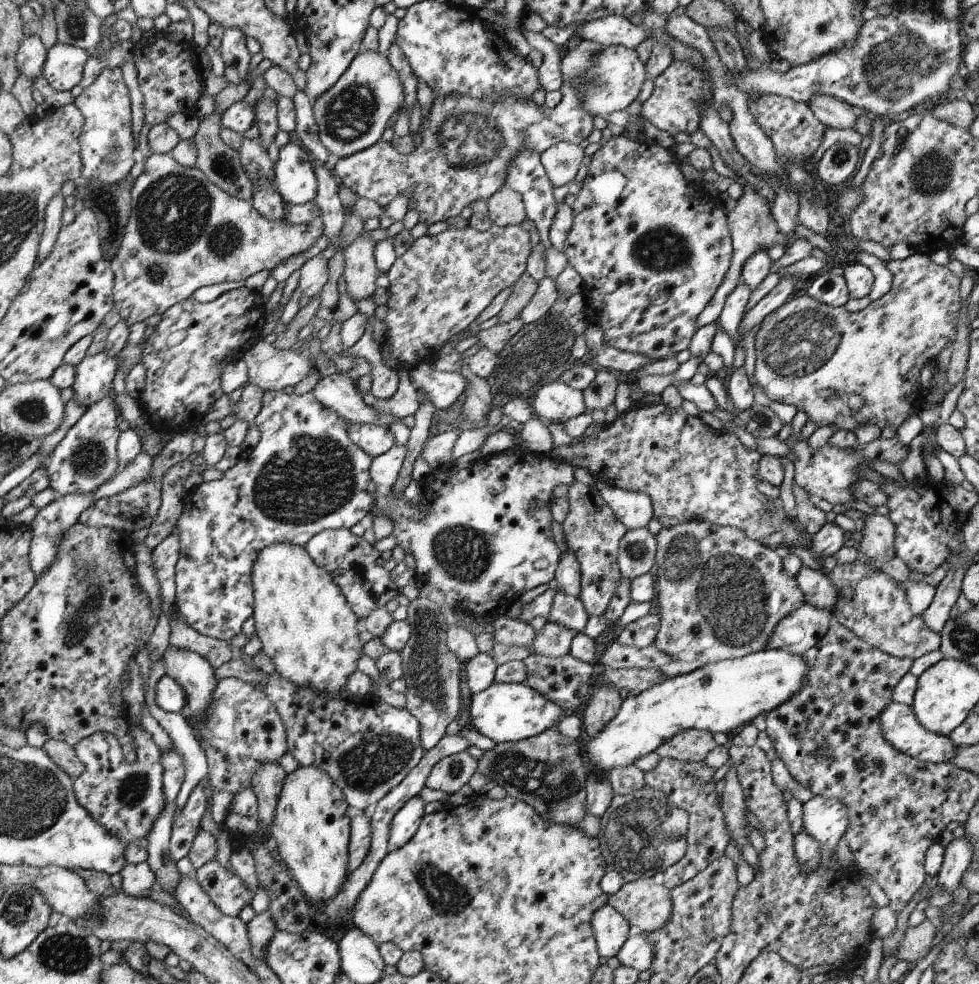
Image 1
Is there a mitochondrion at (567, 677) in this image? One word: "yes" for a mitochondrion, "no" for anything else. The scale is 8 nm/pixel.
no

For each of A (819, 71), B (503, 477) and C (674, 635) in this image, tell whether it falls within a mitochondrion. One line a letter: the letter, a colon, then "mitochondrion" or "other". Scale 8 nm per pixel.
A: other
B: other
C: mitochondrion

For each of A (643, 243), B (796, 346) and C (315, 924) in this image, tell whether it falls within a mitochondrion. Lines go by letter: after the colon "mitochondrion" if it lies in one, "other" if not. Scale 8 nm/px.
A: other
B: mitochondrion
C: other

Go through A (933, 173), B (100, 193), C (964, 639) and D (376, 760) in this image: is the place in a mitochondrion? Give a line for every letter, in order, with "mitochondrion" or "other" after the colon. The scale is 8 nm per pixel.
A: mitochondrion
B: mitochondrion
C: mitochondrion
D: mitochondrion

